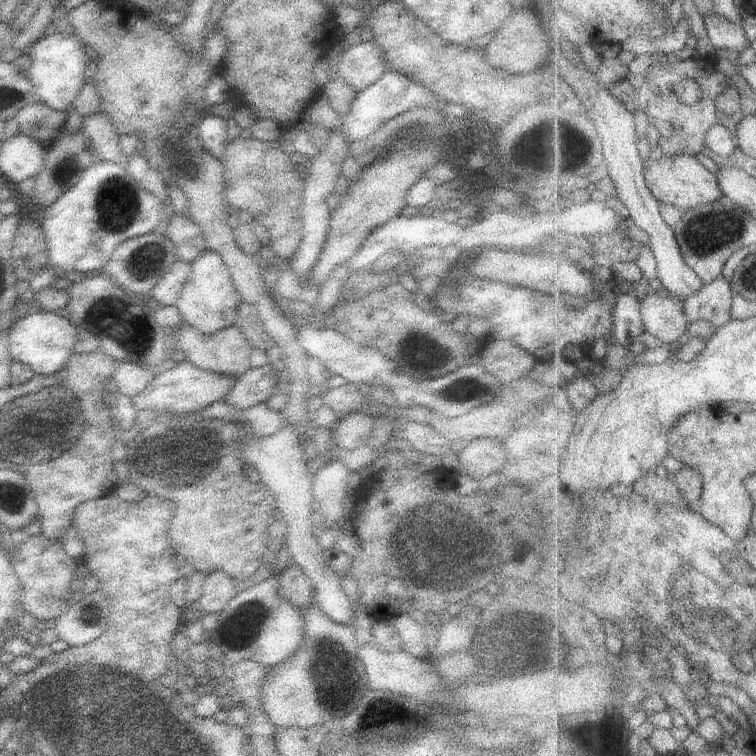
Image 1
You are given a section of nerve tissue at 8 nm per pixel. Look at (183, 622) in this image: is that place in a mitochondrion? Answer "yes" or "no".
no

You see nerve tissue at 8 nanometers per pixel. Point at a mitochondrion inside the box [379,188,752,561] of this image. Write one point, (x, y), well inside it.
(718, 231)

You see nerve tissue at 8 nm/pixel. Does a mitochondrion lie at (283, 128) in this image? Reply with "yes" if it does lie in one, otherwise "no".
no

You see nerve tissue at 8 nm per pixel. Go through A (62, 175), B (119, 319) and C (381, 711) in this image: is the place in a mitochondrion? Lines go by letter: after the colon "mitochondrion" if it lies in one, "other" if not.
A: mitochondrion
B: mitochondrion
C: mitochondrion

